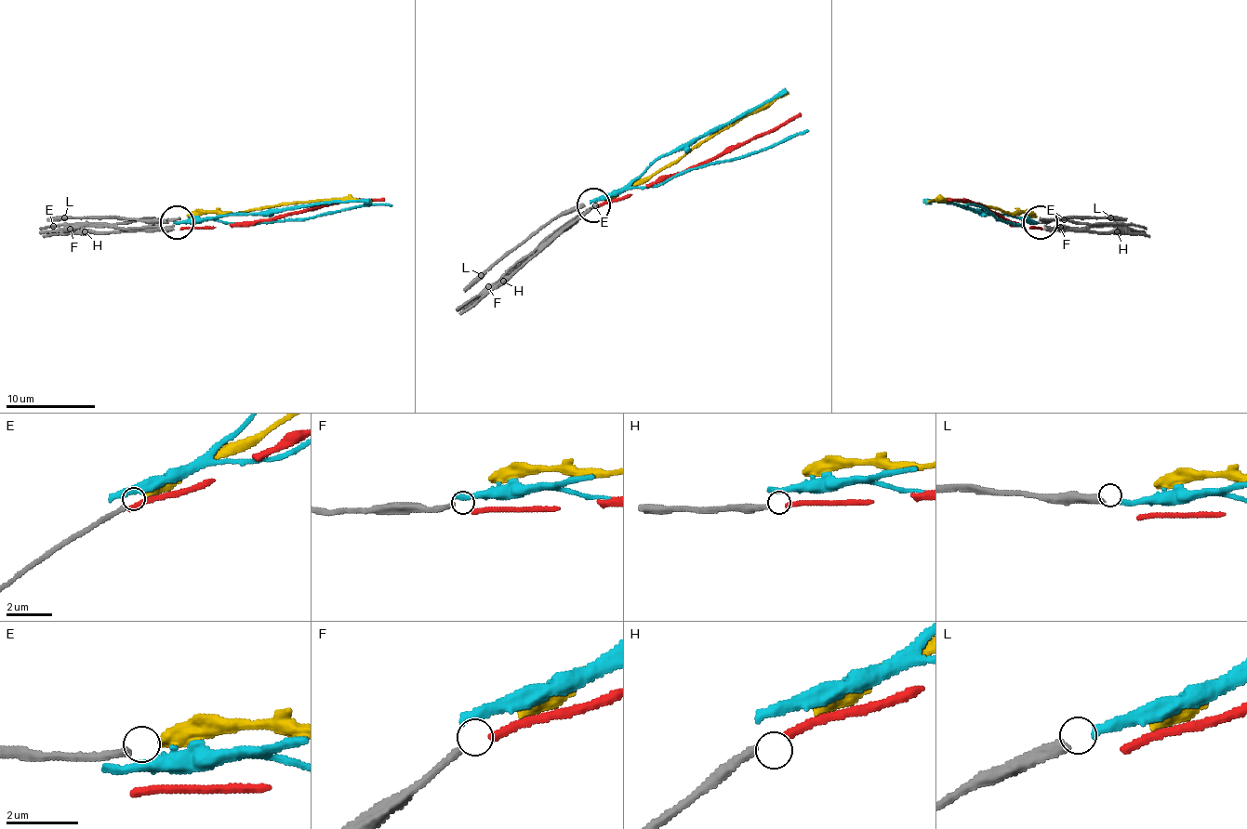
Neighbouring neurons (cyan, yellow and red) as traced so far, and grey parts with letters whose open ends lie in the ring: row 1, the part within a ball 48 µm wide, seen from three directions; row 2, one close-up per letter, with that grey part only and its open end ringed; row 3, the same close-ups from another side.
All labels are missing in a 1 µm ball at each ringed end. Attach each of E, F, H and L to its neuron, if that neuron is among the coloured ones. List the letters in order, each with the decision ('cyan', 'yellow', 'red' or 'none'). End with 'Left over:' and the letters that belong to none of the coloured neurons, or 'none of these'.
E: yellow
F: none
H: red
L: cyan
Left over: F

